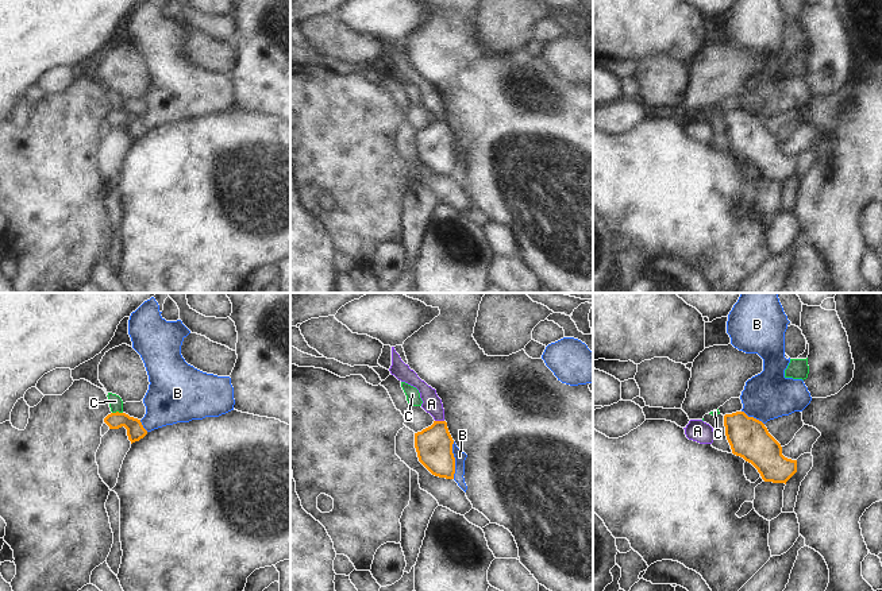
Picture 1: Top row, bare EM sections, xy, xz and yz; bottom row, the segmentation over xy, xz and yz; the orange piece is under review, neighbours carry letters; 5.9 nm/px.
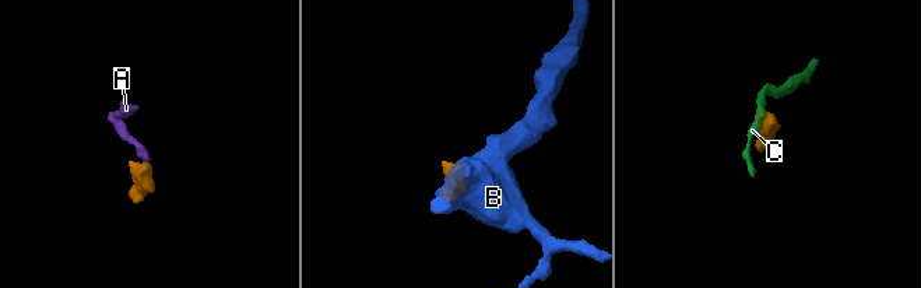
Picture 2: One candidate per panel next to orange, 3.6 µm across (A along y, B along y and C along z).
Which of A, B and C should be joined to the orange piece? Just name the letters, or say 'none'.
A

